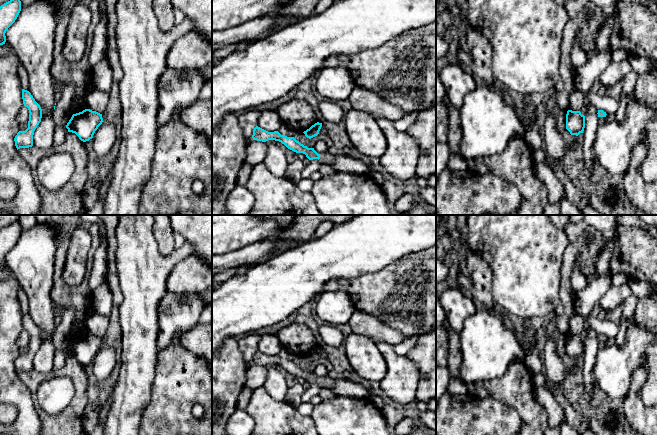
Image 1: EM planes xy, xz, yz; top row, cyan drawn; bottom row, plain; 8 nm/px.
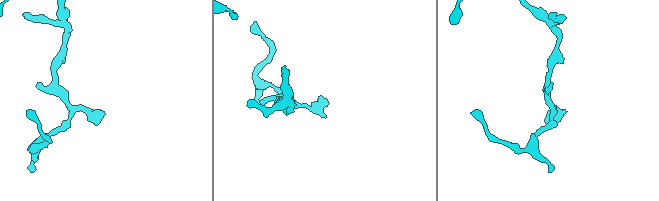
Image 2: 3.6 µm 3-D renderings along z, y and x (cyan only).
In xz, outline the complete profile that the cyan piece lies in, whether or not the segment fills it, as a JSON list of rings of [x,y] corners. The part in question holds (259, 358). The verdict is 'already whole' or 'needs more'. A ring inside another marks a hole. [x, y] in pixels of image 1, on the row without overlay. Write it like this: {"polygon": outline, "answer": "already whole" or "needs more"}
{"polygon": [[[256,350],[253,354],[252,359],[253,364],[266,366],[268,364],[279,365],[284,368],[288,373],[296,376],[303,377],[309,384],[318,383],[321,387],[331,389],[334,386],[334,380],[328,376],[323,378],[318,378],[314,372],[308,372],[304,370],[299,365],[297,365],[294,361],[287,361],[281,359],[278,355],[268,356],[258,350]]], "answer": "needs more"}

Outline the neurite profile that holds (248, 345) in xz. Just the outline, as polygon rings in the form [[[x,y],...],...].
[[[252,334],[244,336],[238,340],[238,346],[242,352],[243,360],[247,363],[248,368],[253,365],[253,354],[257,350],[261,336]]]

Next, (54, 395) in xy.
[[[54,376],[42,381],[36,391],[36,406],[49,415],[64,411],[75,395],[72,380],[66,376]]]

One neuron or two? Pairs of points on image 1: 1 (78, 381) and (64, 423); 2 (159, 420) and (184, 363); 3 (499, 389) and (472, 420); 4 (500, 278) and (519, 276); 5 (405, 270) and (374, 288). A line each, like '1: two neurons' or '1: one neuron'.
1: one neuron
2: one neuron
3: two neurons
4: one neuron
5: one neuron

